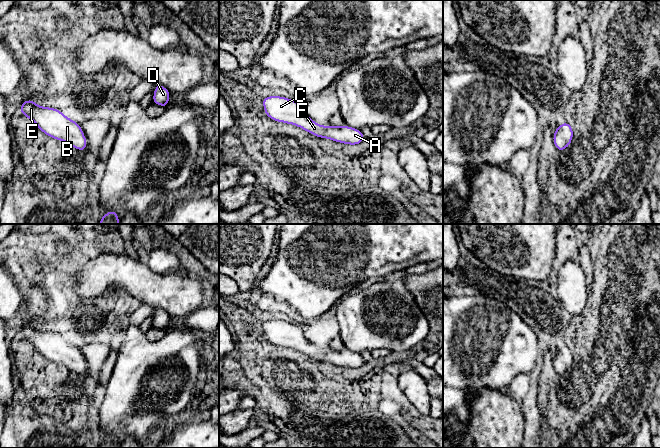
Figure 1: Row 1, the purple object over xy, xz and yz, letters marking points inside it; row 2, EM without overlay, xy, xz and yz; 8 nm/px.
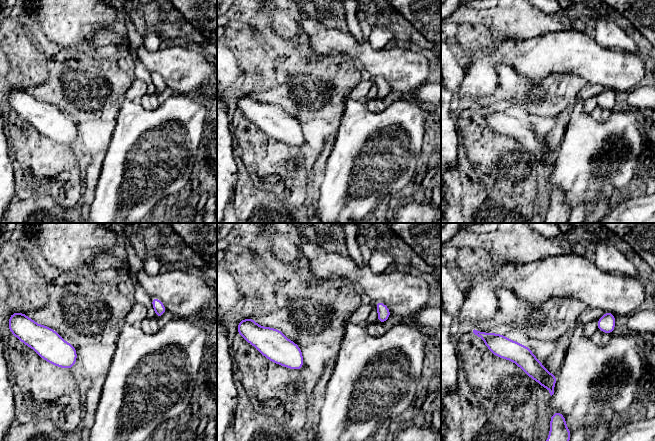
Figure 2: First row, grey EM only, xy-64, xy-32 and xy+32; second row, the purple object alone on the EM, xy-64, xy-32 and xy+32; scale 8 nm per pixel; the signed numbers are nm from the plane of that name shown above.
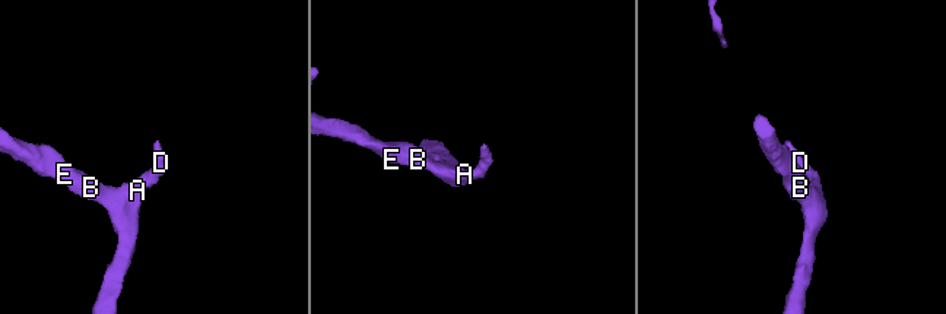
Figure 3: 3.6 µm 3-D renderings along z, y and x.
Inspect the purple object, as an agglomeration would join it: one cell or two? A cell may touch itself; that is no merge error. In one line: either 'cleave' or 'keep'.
keep

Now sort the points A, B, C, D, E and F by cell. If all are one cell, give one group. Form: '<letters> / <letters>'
A B C D E F

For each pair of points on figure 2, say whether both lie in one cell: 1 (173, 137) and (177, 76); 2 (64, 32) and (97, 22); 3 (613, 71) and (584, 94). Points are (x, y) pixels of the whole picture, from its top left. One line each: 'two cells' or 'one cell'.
1: two cells
2: one cell
3: two cells

